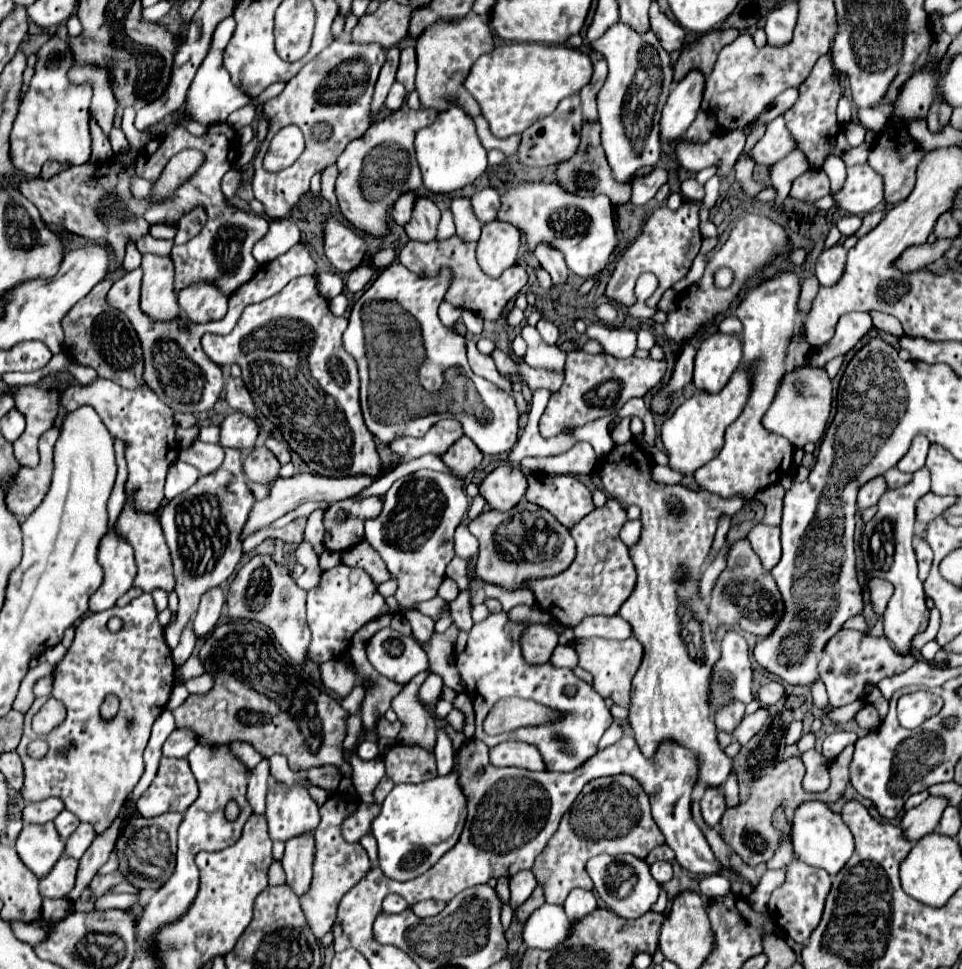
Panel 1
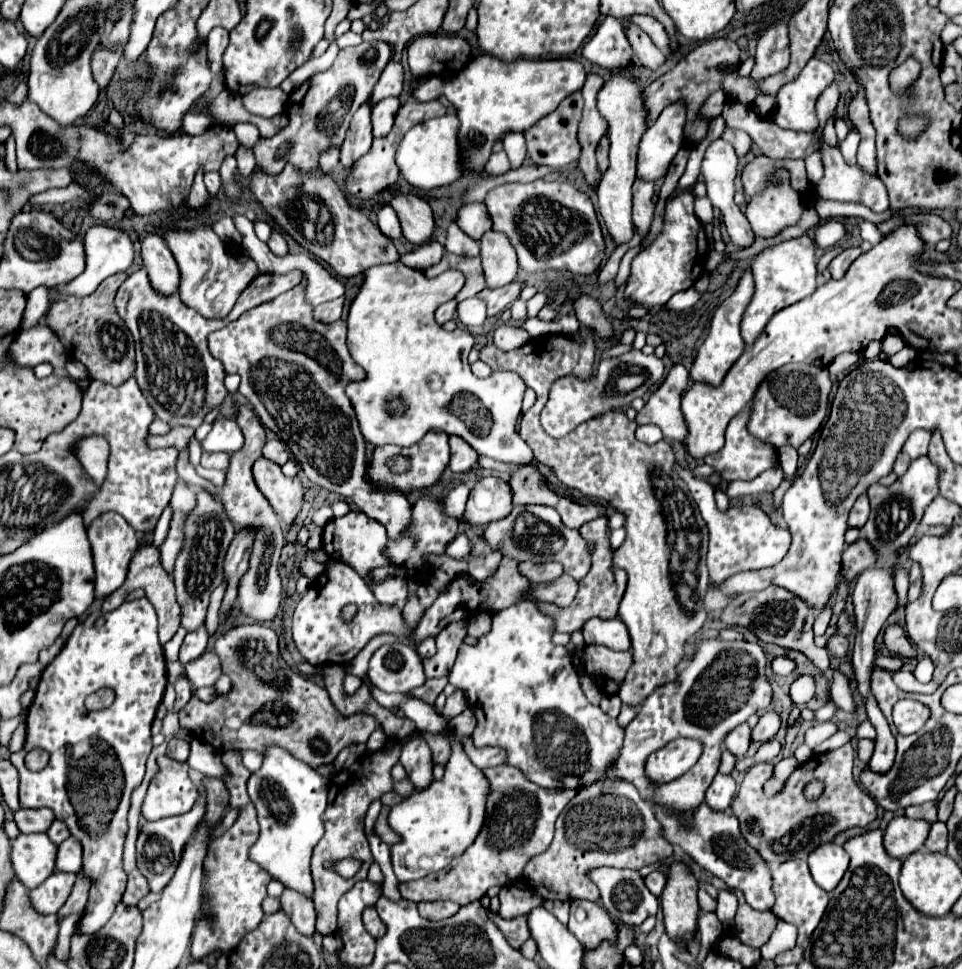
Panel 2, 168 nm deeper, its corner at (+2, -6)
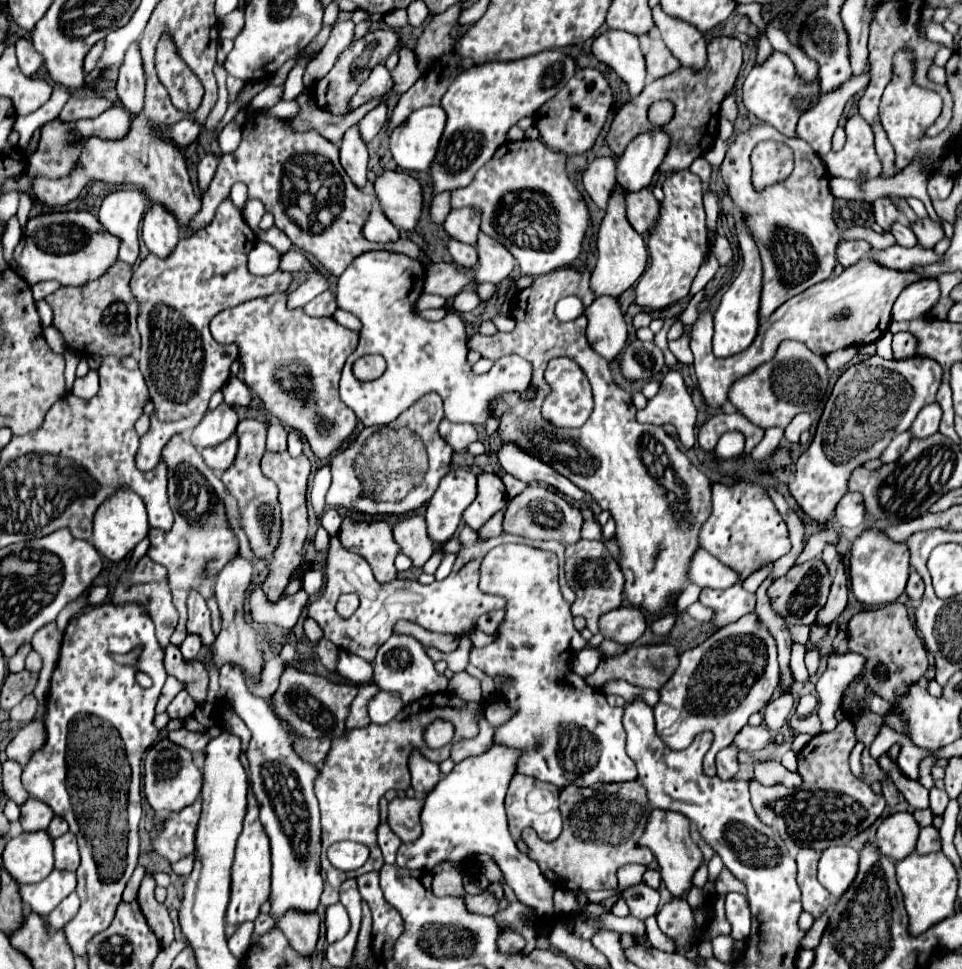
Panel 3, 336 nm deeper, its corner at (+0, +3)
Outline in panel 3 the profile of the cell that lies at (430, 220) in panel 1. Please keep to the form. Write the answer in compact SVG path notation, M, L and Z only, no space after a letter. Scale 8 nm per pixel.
M385 171L375 179L375 195L385 217L397 227L411 231L423 207L421 185L405 171Z

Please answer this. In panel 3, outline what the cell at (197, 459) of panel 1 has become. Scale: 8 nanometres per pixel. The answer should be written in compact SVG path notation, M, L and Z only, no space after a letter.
M237 435L229 437L227 441L223 441L221 445L215 445L215 447L207 447L203 449L203 459L205 463L215 469L215 471L225 471L233 465L235 461L235 455L237 455Z

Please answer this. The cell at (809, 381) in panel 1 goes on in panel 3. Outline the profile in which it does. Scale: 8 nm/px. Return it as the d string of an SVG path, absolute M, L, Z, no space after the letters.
M783 341L773 361L759 365L749 377L741 377L741 381L733 383L733 389L729 389L729 401L735 411L761 429L787 427L797 413L813 409L813 399L823 399L827 383L829 375L823 357L817 357L797 341Z

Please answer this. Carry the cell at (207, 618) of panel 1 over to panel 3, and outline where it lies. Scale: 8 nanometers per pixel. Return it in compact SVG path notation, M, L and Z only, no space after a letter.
M187 635L187 639L181 643L181 653L183 653L183 657L187 659L187 661L191 661L191 659L197 659L199 657L199 653L201 653L201 639L197 637L197 635Z

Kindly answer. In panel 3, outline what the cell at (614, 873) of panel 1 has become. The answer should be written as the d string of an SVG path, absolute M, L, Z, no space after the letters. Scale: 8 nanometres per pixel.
M645 883L633 885L627 891L623 891L621 895L625 897L625 901L631 909L631 915L635 915L641 921L655 915L659 909L659 891L649 889Z

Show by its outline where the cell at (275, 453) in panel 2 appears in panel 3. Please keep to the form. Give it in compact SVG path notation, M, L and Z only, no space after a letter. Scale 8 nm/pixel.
M281 423L267 427L267 451L287 451L287 431Z

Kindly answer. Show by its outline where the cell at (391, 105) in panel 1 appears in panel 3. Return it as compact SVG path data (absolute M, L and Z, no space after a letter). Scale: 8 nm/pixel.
M381 103L381 105L375 107L373 111L369 111L365 119L361 119L361 121L357 123L359 133L361 133L361 139L363 139L365 143L369 143L369 141L381 131L385 119L387 119L387 105Z

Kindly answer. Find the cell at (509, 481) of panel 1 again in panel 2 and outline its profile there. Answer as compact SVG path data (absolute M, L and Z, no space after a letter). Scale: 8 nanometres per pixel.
M489 476L477 480L477 484L473 486L463 516L471 524L485 526L493 520L505 518L511 510L511 486L503 478Z

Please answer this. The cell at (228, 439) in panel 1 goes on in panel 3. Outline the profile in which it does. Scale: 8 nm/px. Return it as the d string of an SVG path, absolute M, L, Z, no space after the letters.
M221 403L217 409L209 409L205 413L201 423L193 429L189 441L197 449L219 445L221 441L229 439L235 433L237 423L239 423L237 413L227 403Z

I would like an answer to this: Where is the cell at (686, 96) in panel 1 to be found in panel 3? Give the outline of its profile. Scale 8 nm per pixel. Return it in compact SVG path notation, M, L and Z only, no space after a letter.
M659 129L637 135L617 159L617 183L627 193L649 187L667 147L669 137Z

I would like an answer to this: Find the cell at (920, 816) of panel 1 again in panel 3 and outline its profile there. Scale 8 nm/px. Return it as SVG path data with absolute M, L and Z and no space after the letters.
M893 813L879 827L875 847L891 861L901 861L915 851L919 825L911 813Z

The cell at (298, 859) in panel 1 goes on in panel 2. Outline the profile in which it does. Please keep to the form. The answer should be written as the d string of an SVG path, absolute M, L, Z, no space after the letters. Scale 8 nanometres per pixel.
M285 890L281 896L281 908L291 918L295 928L305 934L313 936L315 932L315 910L313 900L305 894L295 894L295 890Z

